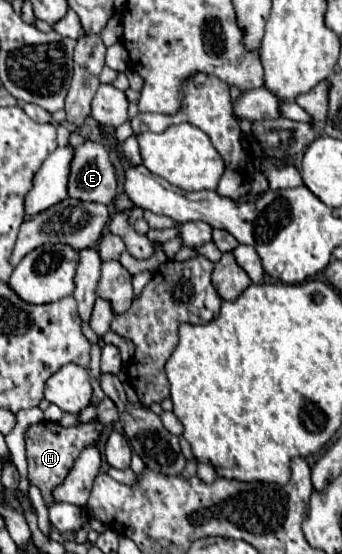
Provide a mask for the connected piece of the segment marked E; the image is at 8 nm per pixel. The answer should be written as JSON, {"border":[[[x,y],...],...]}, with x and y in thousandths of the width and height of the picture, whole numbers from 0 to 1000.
{"border":[[[249,256],[219,267],[202,318],[202,354],[249,365],[319,368],[336,357],[342,321],[319,274],[289,256]]]}

